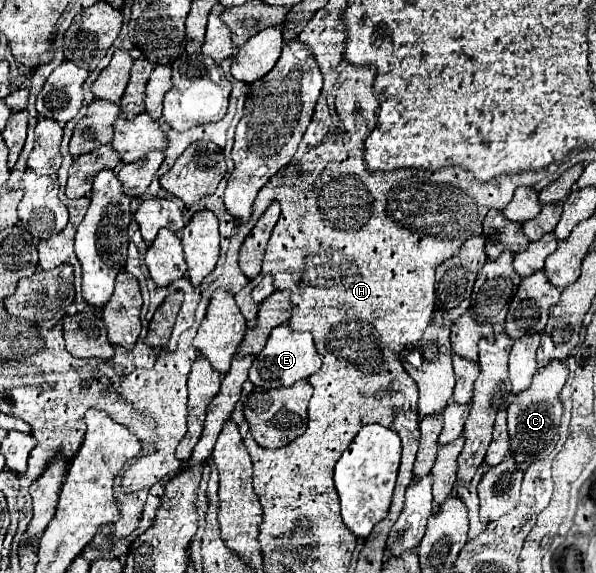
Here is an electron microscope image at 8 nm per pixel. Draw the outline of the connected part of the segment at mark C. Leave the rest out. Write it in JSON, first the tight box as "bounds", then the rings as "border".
{"bounds":[507,361,569,463],"border":[[[551,361],[547,367],[539,369],[533,377],[533,383],[527,391],[513,397],[507,407],[507,431],[509,431],[509,449],[515,457],[515,463],[535,463],[545,459],[557,443],[557,425],[563,415],[563,405],[559,401],[559,391],[567,379],[569,371],[561,361]]]}

